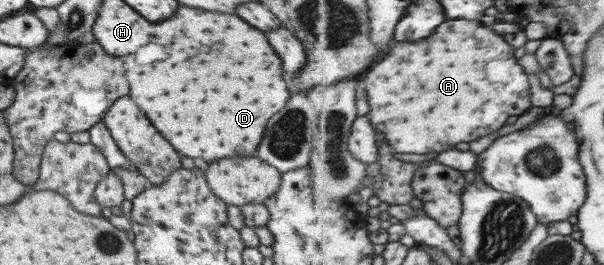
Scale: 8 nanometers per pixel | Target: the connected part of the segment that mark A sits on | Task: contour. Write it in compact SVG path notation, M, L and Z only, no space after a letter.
M449 20L435 36L431 36L431 40L397 44L395 52L391 52L383 64L377 63L373 72L368 71L361 79L373 106L373 112L369 113L371 122L375 129L387 134L395 148L394 153L445 152L461 142L475 142L501 130L511 116L520 117L534 107L532 78L519 64L515 48L477 20Z

